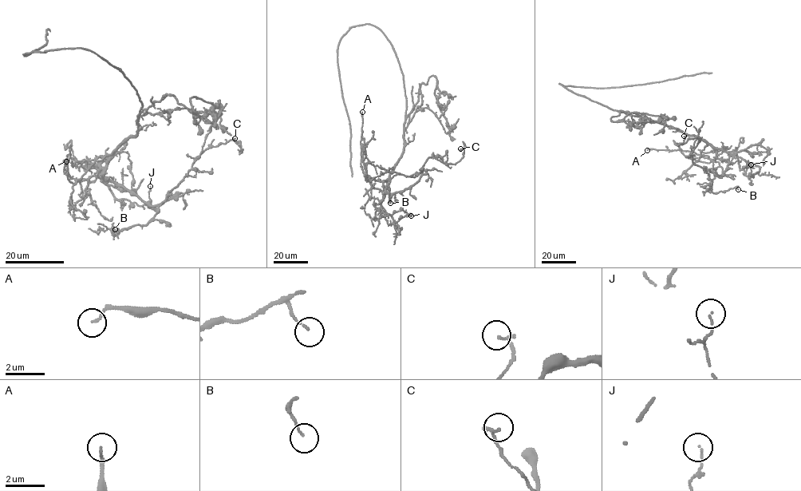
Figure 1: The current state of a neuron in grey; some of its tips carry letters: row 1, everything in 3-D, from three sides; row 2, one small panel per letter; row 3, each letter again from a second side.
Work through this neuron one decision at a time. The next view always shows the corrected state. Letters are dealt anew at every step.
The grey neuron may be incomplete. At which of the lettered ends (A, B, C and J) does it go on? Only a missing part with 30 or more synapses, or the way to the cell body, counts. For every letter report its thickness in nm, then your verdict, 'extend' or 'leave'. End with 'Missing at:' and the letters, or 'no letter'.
A: calibre 100 nm; leave
B: calibre 80 nm; leave
C: calibre 80 nm; leave
J: calibre 70 nm; leave
Missing at: no letter

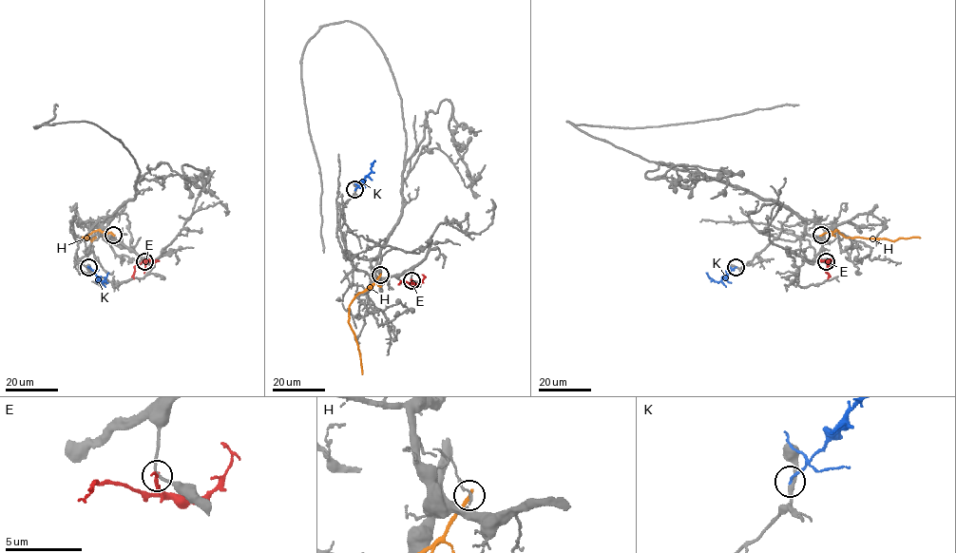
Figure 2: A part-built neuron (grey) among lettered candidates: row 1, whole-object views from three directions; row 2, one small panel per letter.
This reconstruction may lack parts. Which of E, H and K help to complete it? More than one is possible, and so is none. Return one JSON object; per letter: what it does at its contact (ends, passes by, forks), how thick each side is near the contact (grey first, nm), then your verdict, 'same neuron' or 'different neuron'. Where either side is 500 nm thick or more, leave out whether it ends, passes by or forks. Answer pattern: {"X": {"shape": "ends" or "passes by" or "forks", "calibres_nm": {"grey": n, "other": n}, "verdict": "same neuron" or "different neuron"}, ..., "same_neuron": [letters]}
{"E": {"shape": "ends", "calibres_nm": {"grey": 180, "other": 170}, "verdict": "different neuron"}, "H": {"shape": "ends", "calibres_nm": {"grey": 120, "other": 240}, "verdict": "different neuron"}, "K": {"shape": "ends", "calibres_nm": {"grey": 240, "other": 170}, "verdict": "different neuron"}, "same_neuron": []}

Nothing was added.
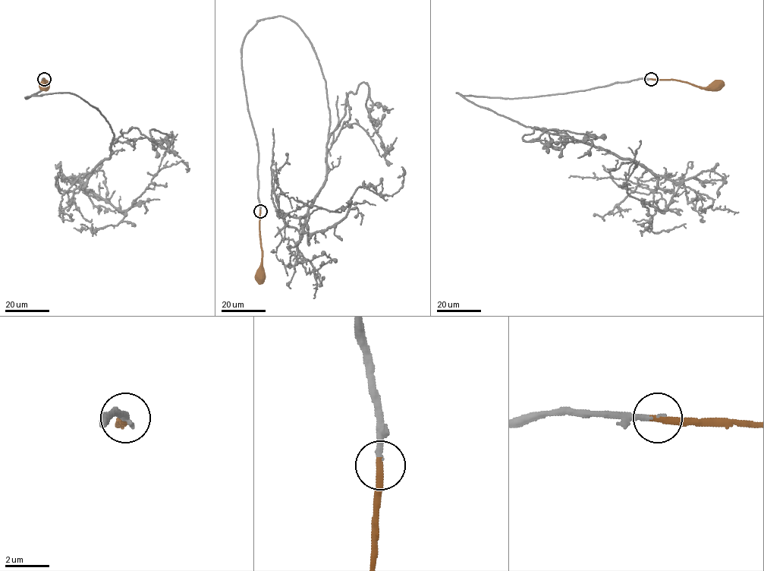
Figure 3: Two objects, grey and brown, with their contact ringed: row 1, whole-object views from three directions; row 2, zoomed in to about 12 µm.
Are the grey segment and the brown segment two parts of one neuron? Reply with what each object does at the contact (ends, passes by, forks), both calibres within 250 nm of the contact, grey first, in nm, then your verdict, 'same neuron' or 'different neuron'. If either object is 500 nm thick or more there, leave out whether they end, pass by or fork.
grey ends there; brown ends there; 170 nm thick on the grey side, 360 nm on the other; same neuron

